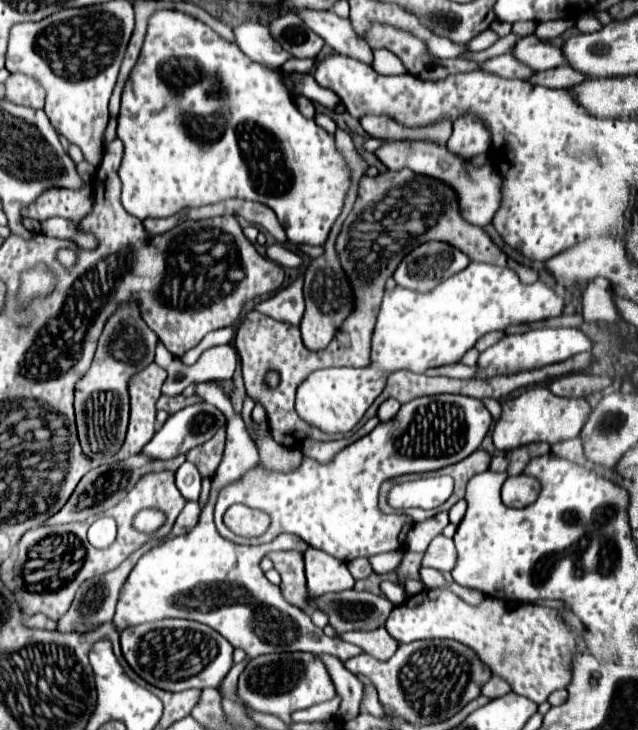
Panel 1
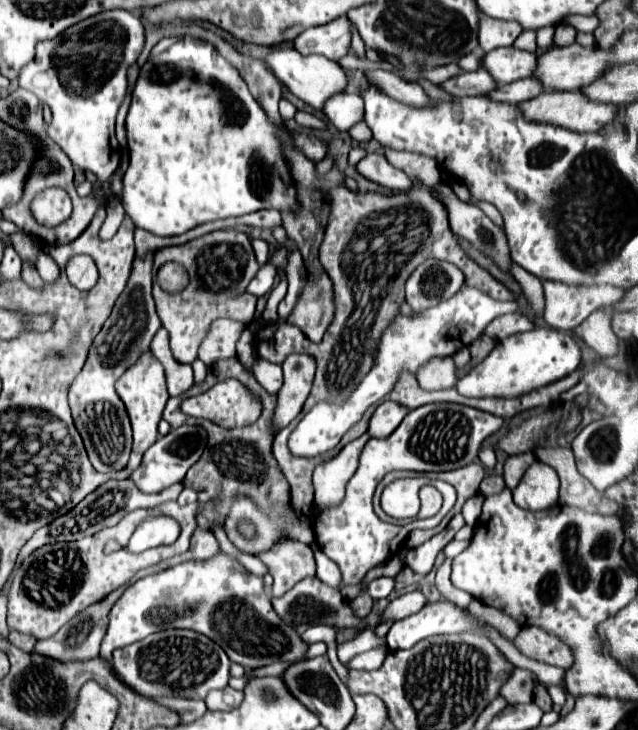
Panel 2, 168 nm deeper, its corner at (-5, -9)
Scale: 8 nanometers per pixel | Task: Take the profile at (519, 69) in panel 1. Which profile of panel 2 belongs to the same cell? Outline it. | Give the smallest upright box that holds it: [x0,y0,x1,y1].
[439,69,497,95]

